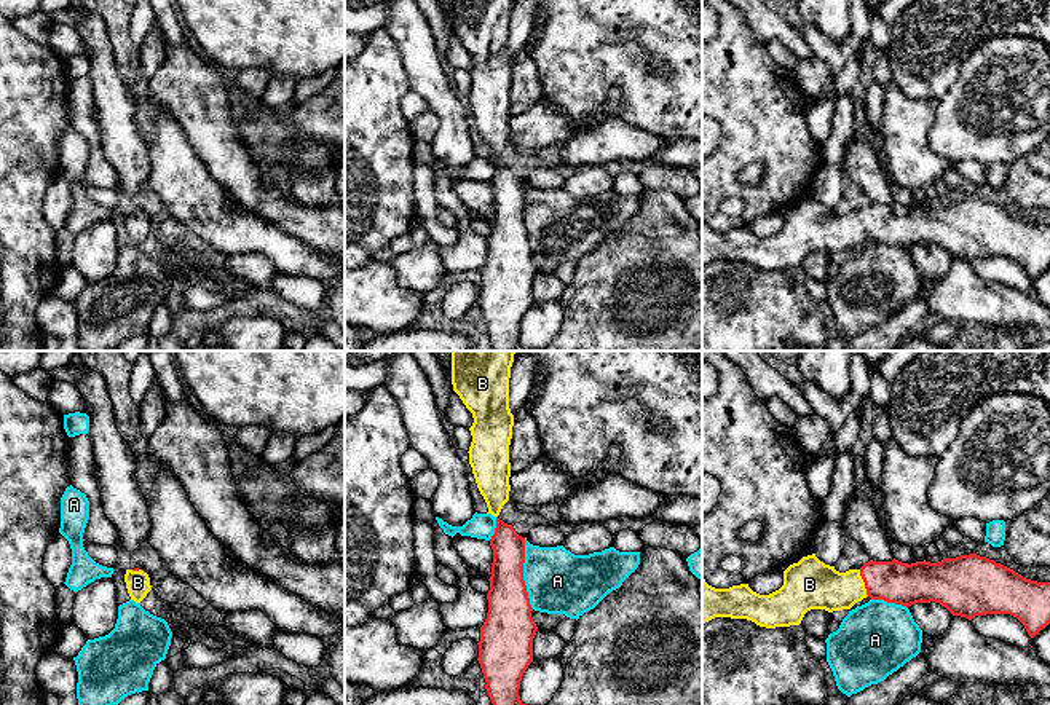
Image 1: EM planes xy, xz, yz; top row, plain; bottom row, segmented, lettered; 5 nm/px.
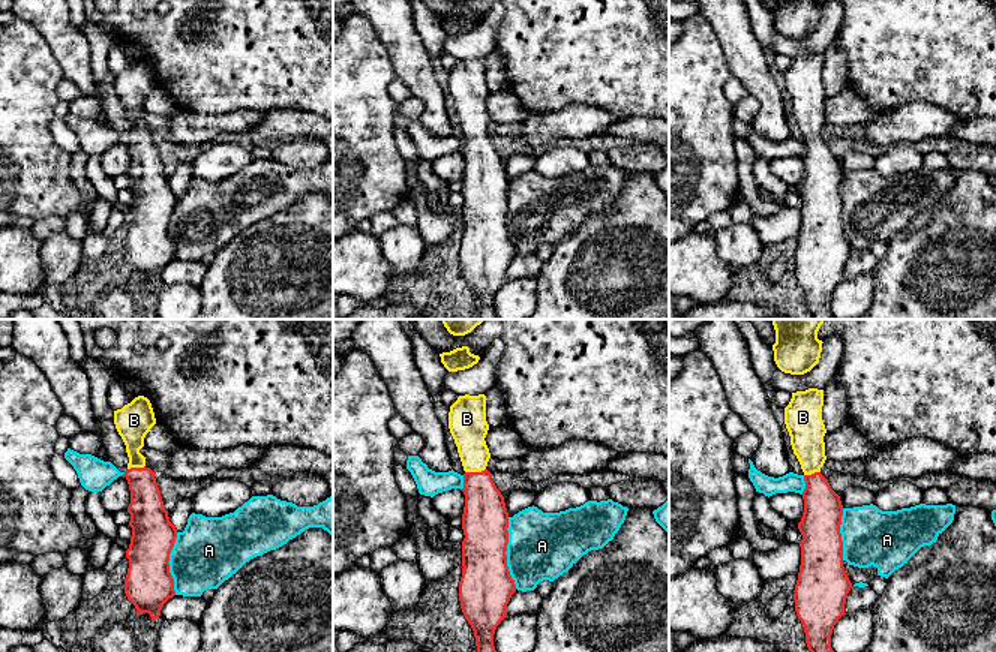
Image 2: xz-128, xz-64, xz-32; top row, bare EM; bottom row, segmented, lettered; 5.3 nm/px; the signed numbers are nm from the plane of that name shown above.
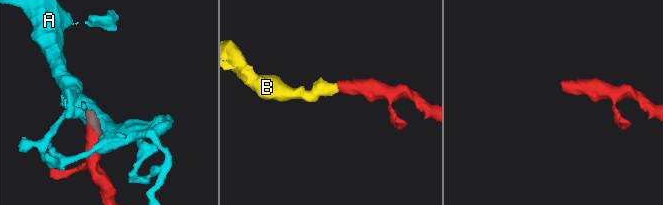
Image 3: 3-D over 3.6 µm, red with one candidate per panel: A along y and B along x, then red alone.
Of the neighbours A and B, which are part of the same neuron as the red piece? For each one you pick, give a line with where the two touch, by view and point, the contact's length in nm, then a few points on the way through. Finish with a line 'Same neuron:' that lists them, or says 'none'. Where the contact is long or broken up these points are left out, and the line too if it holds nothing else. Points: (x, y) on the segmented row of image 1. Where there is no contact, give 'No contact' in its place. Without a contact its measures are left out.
B: Touches red at yz (864, 581). Shared border 140 nm. Path across: yz (897, 582), (864, 581), (854, 586), (814, 586)
Same neuron: B

